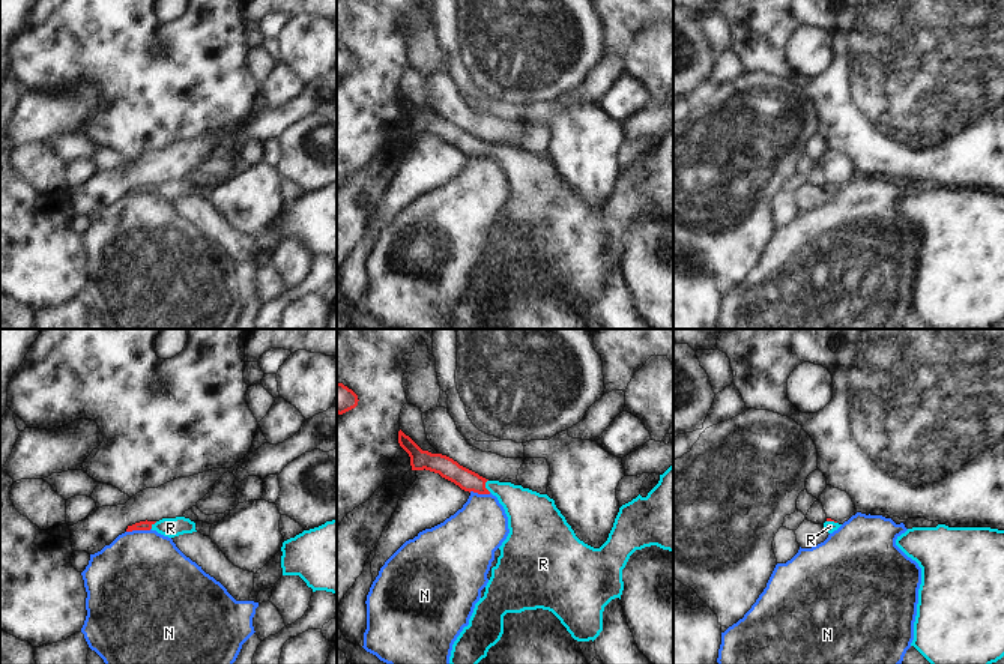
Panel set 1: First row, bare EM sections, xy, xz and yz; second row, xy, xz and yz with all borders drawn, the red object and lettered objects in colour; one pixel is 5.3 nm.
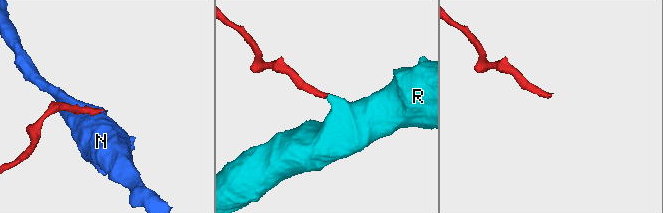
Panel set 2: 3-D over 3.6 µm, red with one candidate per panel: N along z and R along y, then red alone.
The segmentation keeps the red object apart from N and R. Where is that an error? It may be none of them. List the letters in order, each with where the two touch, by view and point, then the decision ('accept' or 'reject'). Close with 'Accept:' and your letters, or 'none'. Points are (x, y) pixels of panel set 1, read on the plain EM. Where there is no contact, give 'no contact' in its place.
N: xy (139, 193) | reject
R: xz (484, 149) | accept
Accept: R

